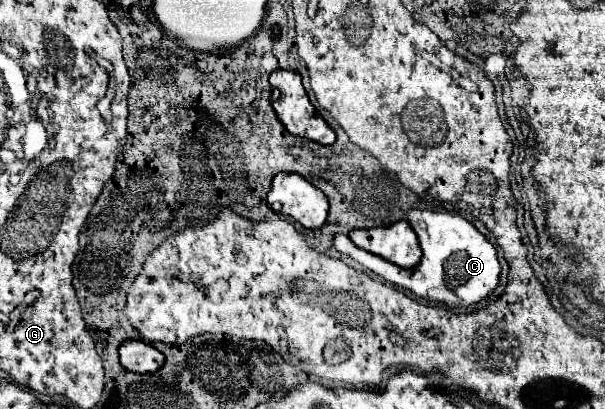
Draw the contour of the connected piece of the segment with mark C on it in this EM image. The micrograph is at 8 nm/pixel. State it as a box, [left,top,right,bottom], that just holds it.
[335,210,501,308]

